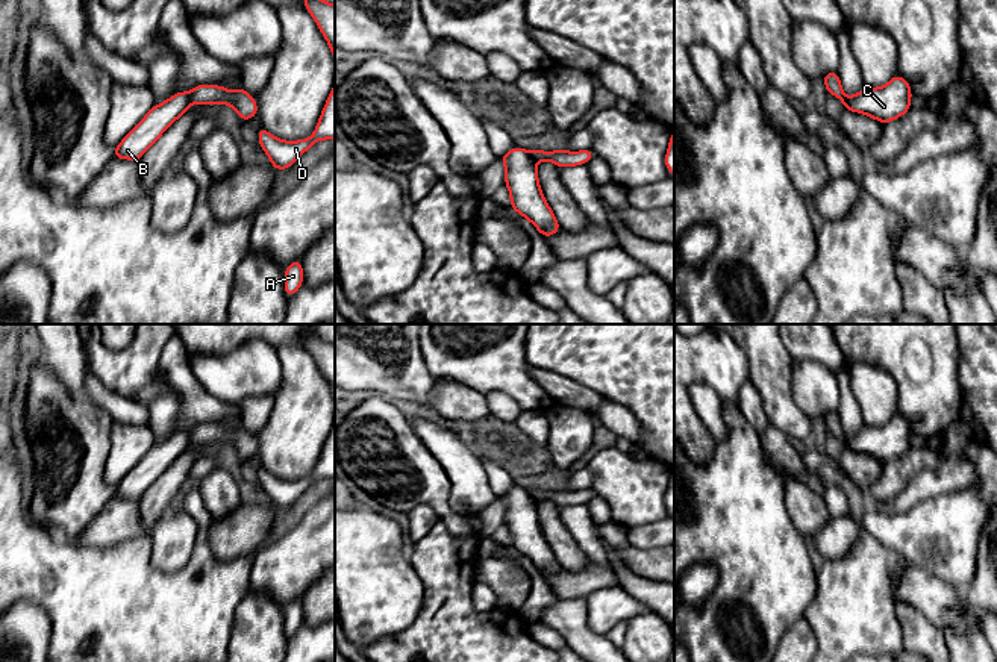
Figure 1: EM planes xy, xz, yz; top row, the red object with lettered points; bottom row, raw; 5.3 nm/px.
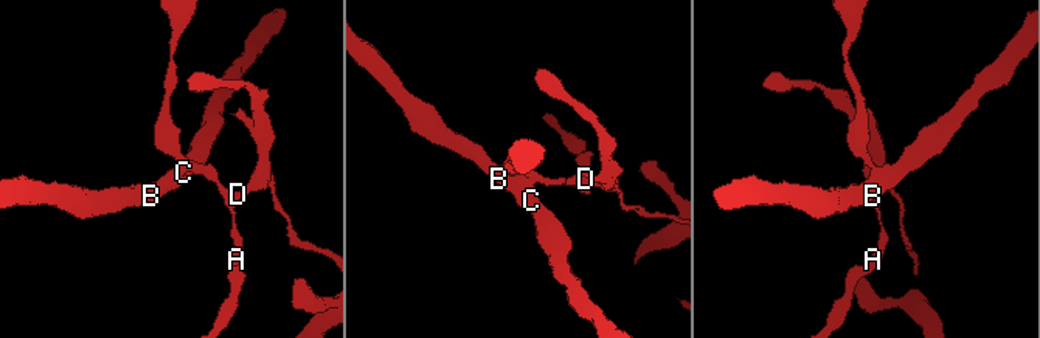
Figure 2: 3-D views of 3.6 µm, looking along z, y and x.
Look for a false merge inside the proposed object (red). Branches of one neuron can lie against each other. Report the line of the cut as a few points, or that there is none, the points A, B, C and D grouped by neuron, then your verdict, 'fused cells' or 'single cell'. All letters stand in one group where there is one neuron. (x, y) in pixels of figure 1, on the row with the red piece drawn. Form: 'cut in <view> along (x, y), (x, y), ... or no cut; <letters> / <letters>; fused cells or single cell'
cut in xz along (528, 152), (537, 161); A D / B C; fused cells

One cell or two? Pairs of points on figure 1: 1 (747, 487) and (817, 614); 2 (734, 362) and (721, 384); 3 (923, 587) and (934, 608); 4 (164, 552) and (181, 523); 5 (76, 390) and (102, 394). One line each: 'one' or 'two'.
1: two
2: one
3: one
4: one
5: two

